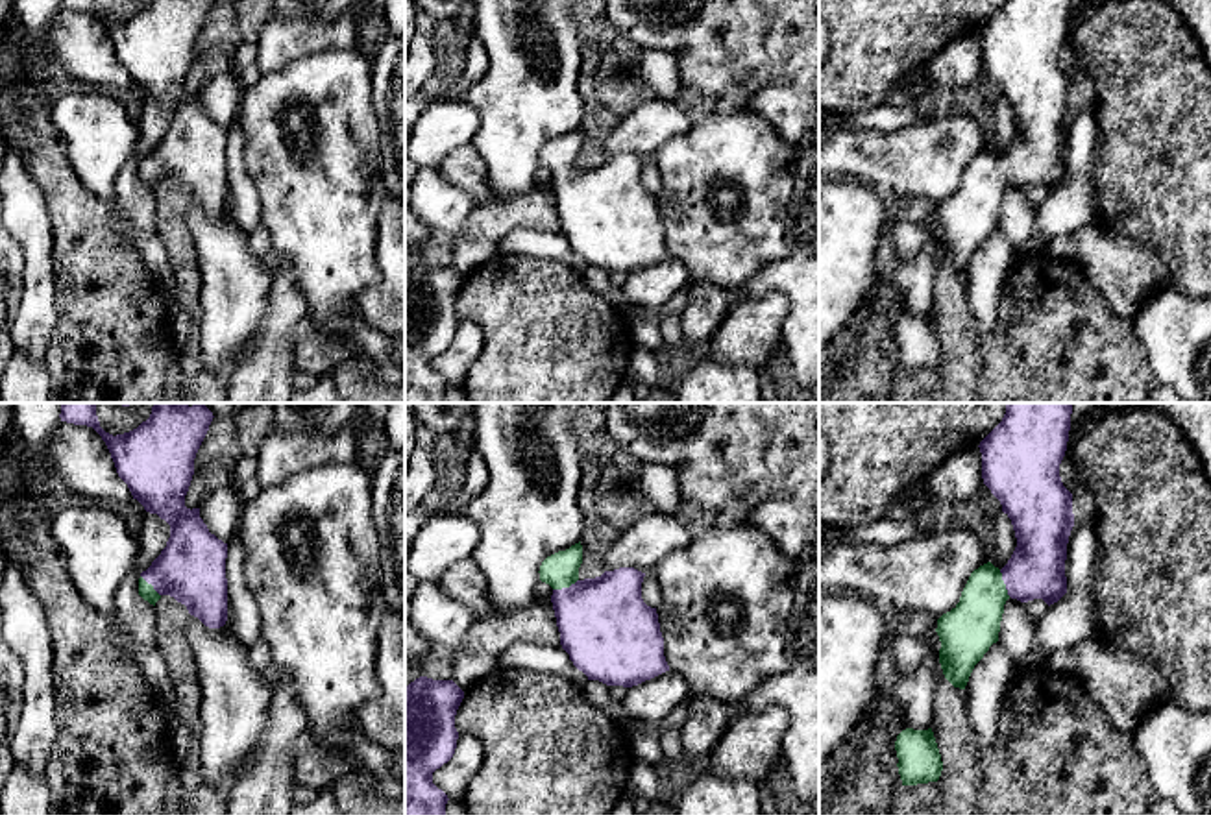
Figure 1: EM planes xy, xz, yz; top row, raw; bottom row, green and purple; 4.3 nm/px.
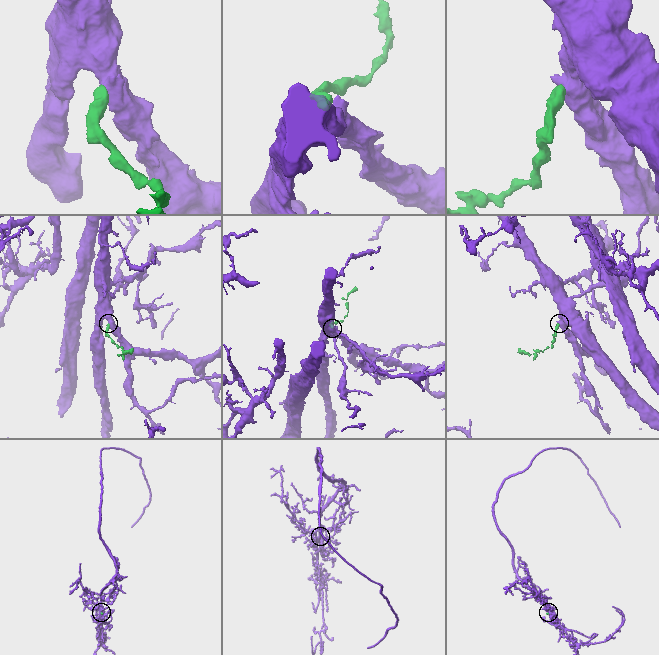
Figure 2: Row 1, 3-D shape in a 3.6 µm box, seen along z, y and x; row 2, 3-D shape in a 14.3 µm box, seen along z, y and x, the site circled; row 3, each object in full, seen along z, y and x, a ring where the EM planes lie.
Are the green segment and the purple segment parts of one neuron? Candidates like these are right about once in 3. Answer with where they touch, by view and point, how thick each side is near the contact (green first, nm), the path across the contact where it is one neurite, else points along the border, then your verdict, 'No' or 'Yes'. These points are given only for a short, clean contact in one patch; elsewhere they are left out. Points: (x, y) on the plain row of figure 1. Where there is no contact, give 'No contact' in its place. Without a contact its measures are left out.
Touches green at yz (1003, 169). Thickness 240 nm (green) against 260 nm. Path across: yz (969, 215), (980, 191), (1003, 169), (1021, 165), (1036, 156). Yes

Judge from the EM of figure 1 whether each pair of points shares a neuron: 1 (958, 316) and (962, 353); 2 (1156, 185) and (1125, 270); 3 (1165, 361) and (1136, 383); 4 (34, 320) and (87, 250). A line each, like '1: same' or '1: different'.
1: same
2: different
3: different
4: different

